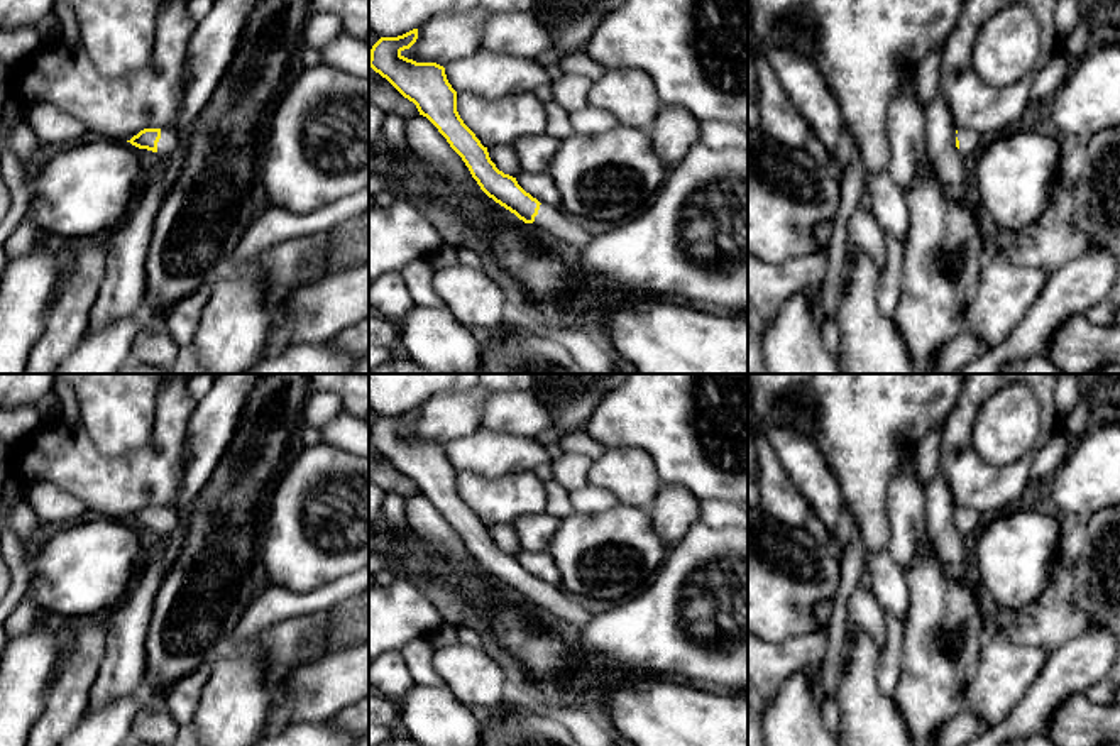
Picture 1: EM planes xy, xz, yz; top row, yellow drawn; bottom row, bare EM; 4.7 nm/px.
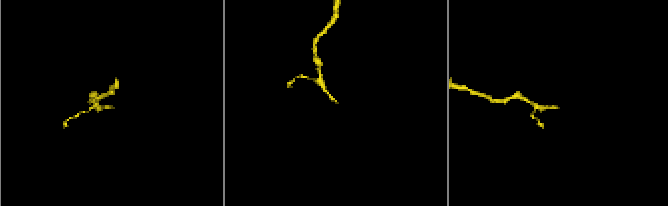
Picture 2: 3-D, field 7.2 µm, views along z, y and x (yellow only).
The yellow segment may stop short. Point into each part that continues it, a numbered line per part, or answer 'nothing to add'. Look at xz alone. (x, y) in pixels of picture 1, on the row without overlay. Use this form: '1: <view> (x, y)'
1: xz (550, 597)

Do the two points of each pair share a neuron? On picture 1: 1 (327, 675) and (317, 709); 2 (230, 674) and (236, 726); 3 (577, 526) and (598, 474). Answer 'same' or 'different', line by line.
1: same
2: same
3: different

